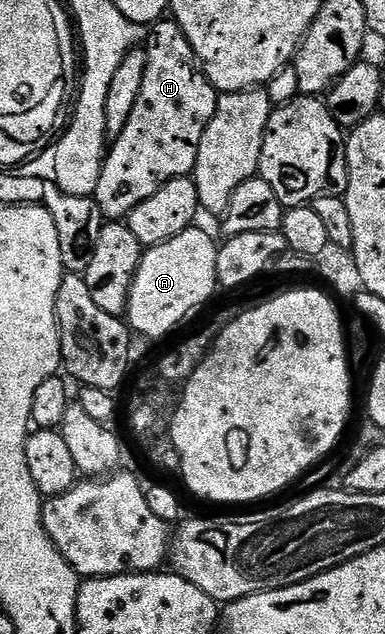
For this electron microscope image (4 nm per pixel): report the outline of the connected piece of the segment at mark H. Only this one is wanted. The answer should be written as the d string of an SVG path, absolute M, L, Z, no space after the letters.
M162 18L148 29L143 40L147 66L135 110L121 133L108 145L99 182L92 197L109 222L124 221L155 190L184 176L192 177L199 142L215 114L218 91L199 70L187 34L172 18Z

